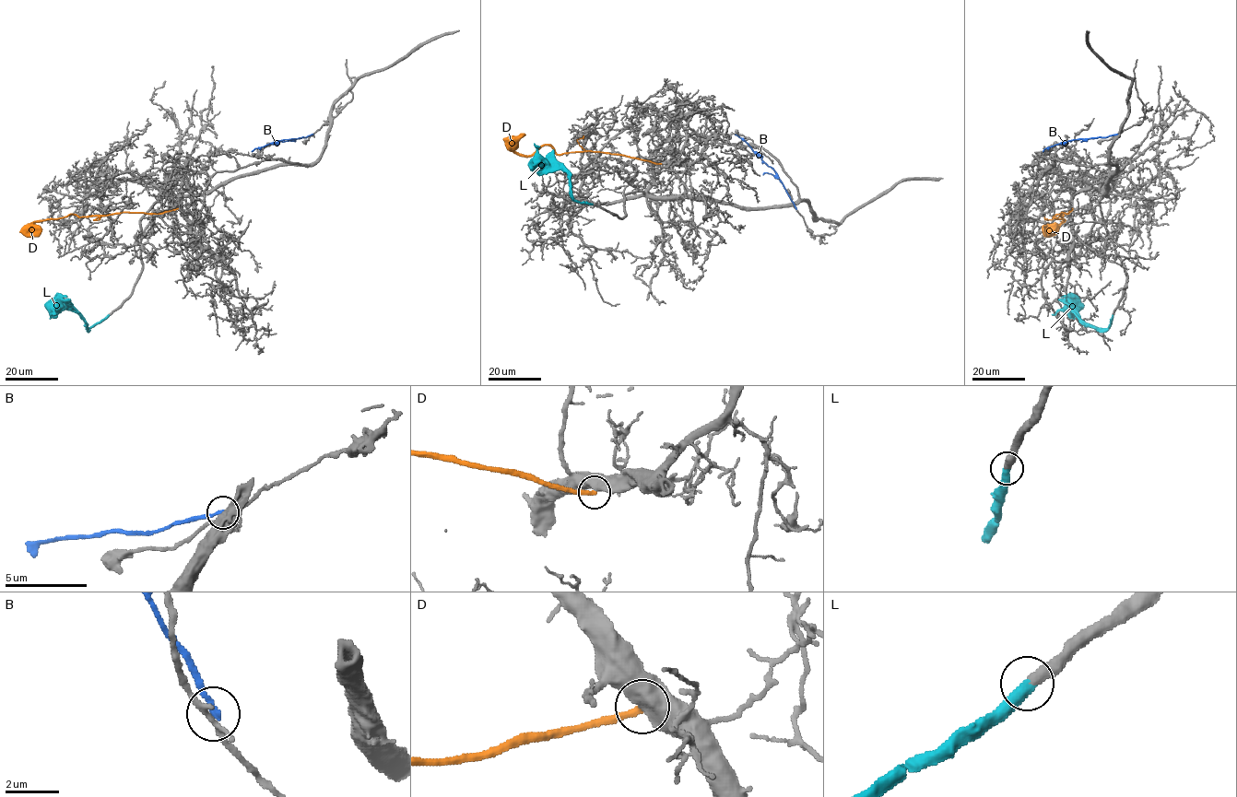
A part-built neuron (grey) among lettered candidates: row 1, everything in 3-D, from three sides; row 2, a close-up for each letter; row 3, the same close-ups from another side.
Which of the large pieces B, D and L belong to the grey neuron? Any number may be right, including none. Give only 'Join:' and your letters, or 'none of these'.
Join: L

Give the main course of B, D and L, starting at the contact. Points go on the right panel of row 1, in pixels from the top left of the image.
B: (1116, 134), (1073, 139), (1042, 151)
D: (1072, 208), (1067, 214), (1061, 212), (1061, 216), (1056, 214), (1054, 218), (1064, 220), (1047, 233), (1042, 231)
L: (1113, 315), (1106, 329), (1094, 329), (1084, 322), (1076, 308), (1064, 308), (1052, 314)

